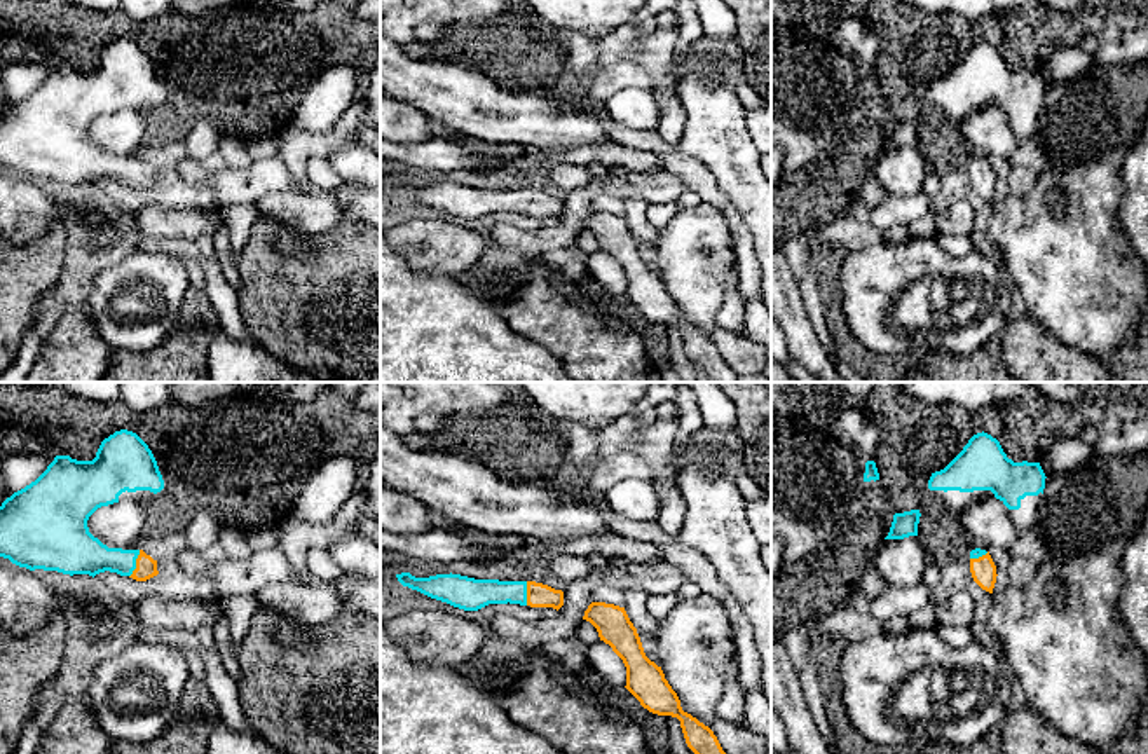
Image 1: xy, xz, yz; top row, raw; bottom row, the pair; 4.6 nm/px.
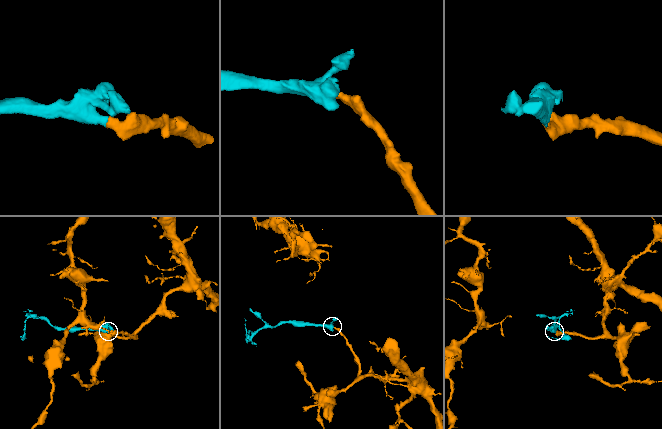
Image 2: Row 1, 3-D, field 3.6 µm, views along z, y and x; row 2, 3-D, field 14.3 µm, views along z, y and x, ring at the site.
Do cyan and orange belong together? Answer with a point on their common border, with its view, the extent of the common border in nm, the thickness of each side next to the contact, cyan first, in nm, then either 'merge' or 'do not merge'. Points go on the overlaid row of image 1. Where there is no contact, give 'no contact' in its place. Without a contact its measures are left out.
contact xy (135, 564); length 140 nm; calibres 190 and 100 nm; merge

